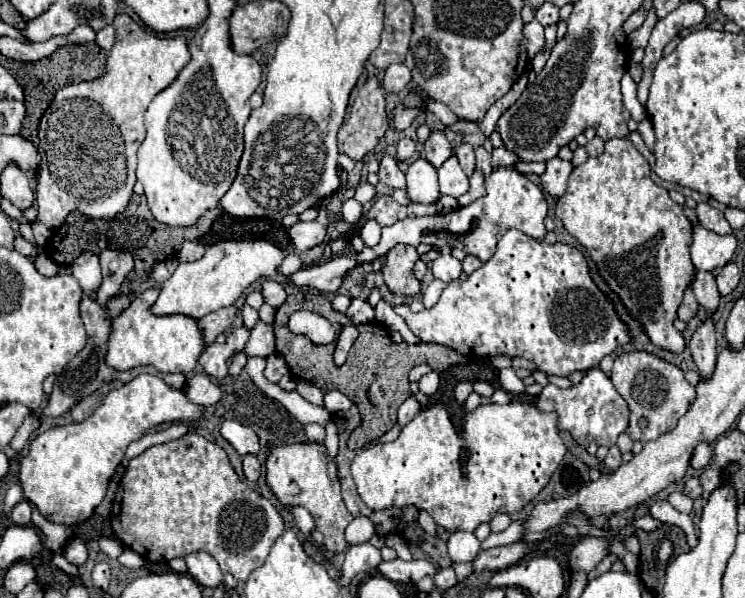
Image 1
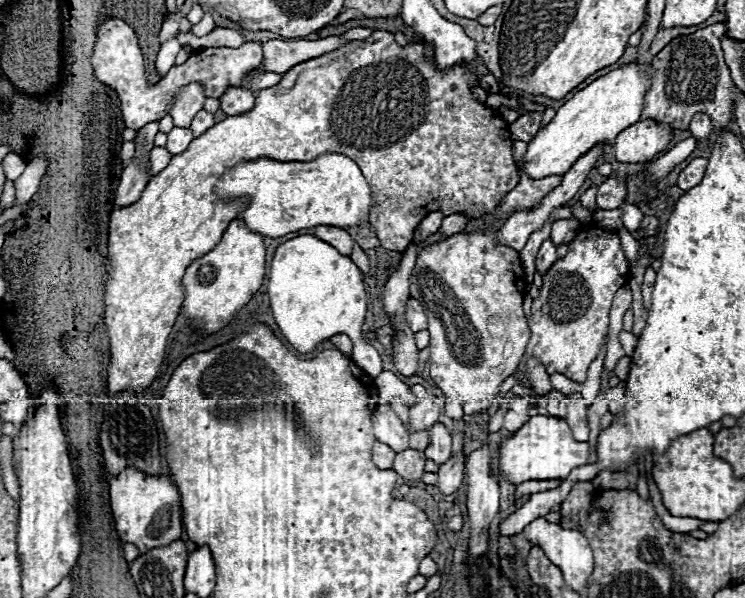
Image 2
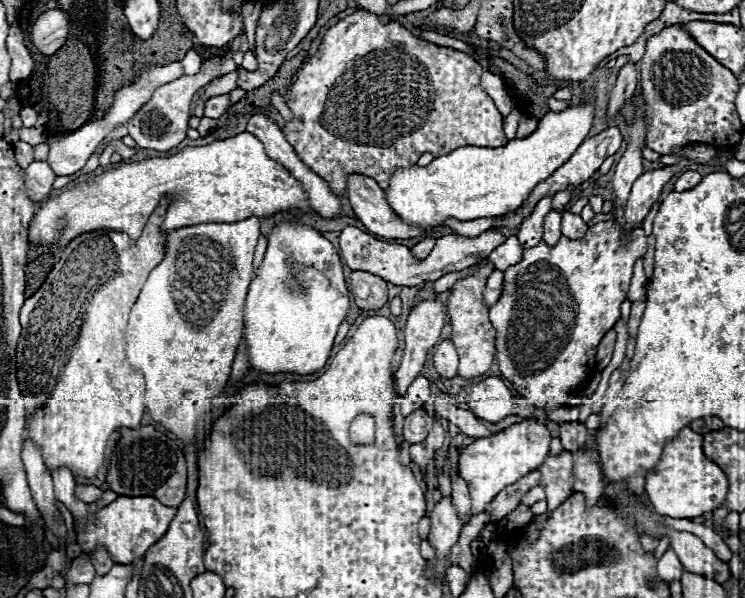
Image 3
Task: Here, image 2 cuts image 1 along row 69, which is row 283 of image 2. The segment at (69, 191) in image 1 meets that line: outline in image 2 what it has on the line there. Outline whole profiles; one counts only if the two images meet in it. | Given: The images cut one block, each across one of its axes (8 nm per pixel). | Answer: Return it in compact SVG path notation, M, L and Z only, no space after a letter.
M374 30L374 34L364 40L352 40L334 52L292 66L276 86L258 92L252 110L226 116L204 132L204 136L194 138L188 150L172 156L170 164L150 178L138 202L110 214L110 266L104 286L104 324L110 338L108 392L116 394L128 388L144 390L156 378L164 362L168 336L184 300L184 270L192 260L210 252L220 242L228 222L238 218L250 204L248 196L226 202L214 194L220 176L236 164L258 158L308 162L324 152L352 158L374 190L376 204L370 212L370 228L386 250L396 252L404 252L412 244L414 228L432 212L442 212L442 216L468 212L468 216L474 218L494 212L504 196L516 188L520 176L512 160L508 124L496 116L494 110L472 98L472 80L476 80L476 76L470 74L464 64L438 70L432 58L426 56L422 42L412 42L402 48L396 44L394 34Z

